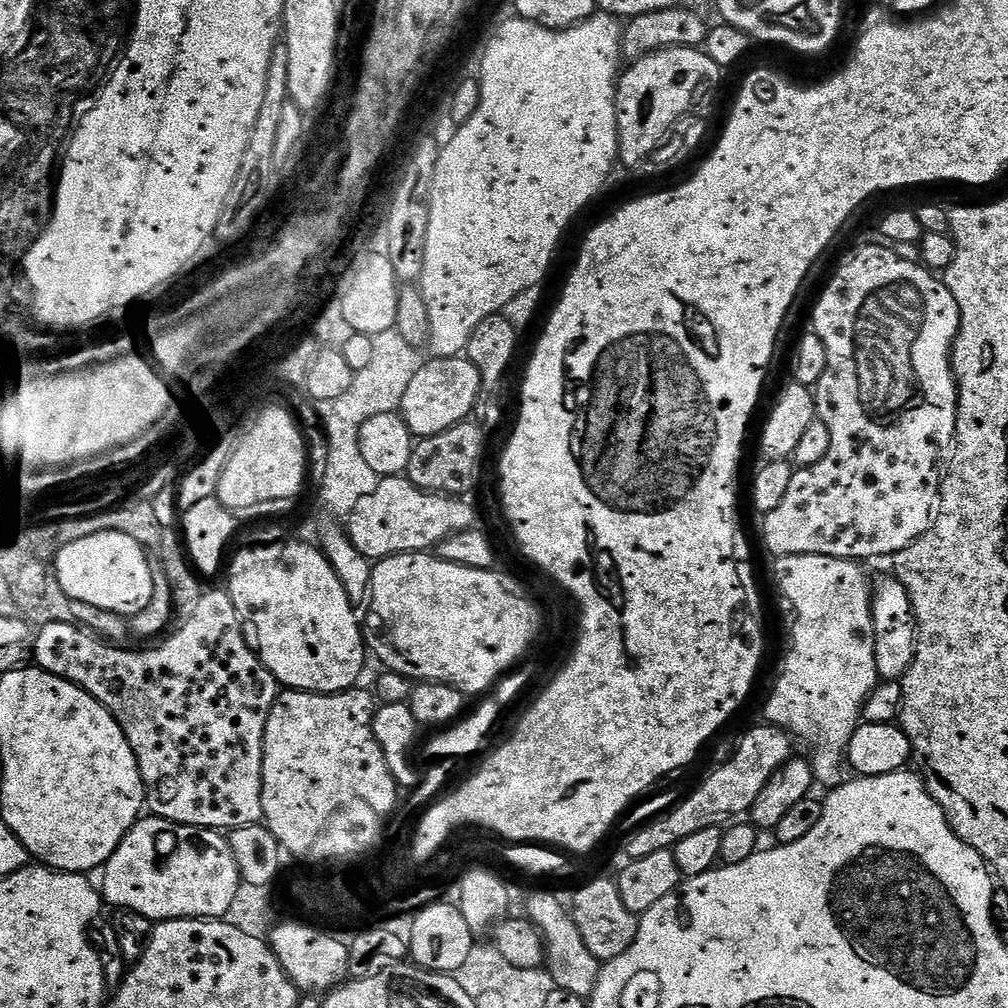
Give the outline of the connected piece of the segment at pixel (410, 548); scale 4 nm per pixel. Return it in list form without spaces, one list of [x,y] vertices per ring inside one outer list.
[[[403,475],[385,476],[377,483],[374,494],[360,496],[358,502],[351,505],[346,535],[373,562],[403,552],[426,552],[455,532],[467,532],[475,525],[472,523],[476,512],[468,503],[464,498],[423,492]]]

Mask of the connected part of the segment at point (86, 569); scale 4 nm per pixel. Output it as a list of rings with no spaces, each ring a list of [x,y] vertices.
[[[103,532],[65,542],[62,550],[56,556],[54,571],[62,590],[70,598],[74,598],[78,602],[86,602],[103,612],[113,612],[116,616],[131,618],[149,605],[150,596],[154,591],[148,557],[149,553],[146,551],[145,545],[139,544],[134,538],[130,538],[130,534]]]

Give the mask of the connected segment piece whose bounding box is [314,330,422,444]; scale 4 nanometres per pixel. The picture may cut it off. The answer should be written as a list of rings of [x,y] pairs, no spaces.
[[[395,330],[383,332],[373,336],[372,341],[372,361],[353,375],[350,390],[344,391],[338,398],[315,401],[315,415],[326,418],[326,423],[322,425],[323,431],[328,431],[326,442],[359,442],[359,431],[362,430],[363,423],[378,414],[395,413],[406,394],[406,386],[410,386],[414,374],[418,374],[422,363],[421,349],[410,346],[402,334]]]

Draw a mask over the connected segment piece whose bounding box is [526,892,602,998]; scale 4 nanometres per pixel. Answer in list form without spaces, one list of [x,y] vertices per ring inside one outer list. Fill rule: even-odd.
[[[536,892],[528,900],[526,916],[536,925],[544,940],[546,970],[553,976],[556,987],[570,990],[570,994],[585,998],[591,996],[600,977],[602,962],[594,958],[586,942],[582,942],[582,934],[578,934],[578,926],[572,921],[572,913],[566,907],[565,901],[563,904],[552,892]]]

